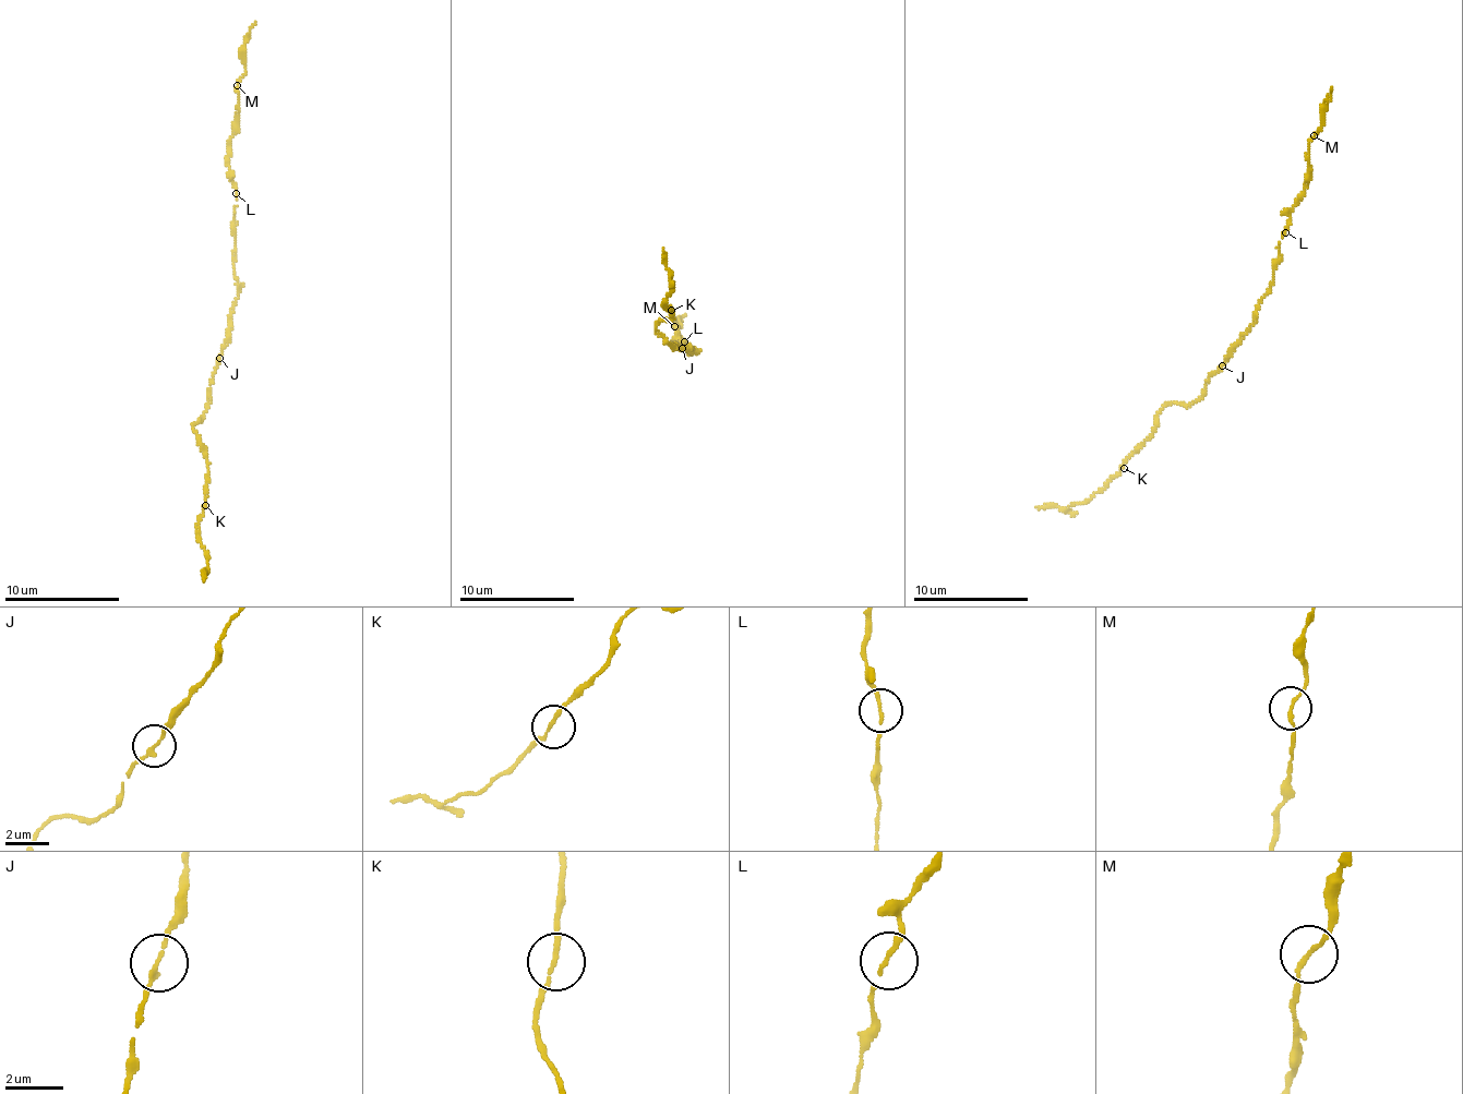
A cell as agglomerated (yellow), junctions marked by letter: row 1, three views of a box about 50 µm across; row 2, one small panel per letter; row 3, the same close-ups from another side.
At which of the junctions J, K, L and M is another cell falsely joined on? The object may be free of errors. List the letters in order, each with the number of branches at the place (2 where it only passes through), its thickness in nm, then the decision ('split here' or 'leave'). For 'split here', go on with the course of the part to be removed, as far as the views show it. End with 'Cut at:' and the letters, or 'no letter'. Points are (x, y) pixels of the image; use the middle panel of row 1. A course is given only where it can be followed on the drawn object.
J: 2 branches meet; 140 nm thick; leave
K: 2 branches meet; 140 nm thick; leave
L: 2 branches meet; 130 nm thick; leave
M: 2 branches meet; 140 nm thick; split here
Cut at: M

